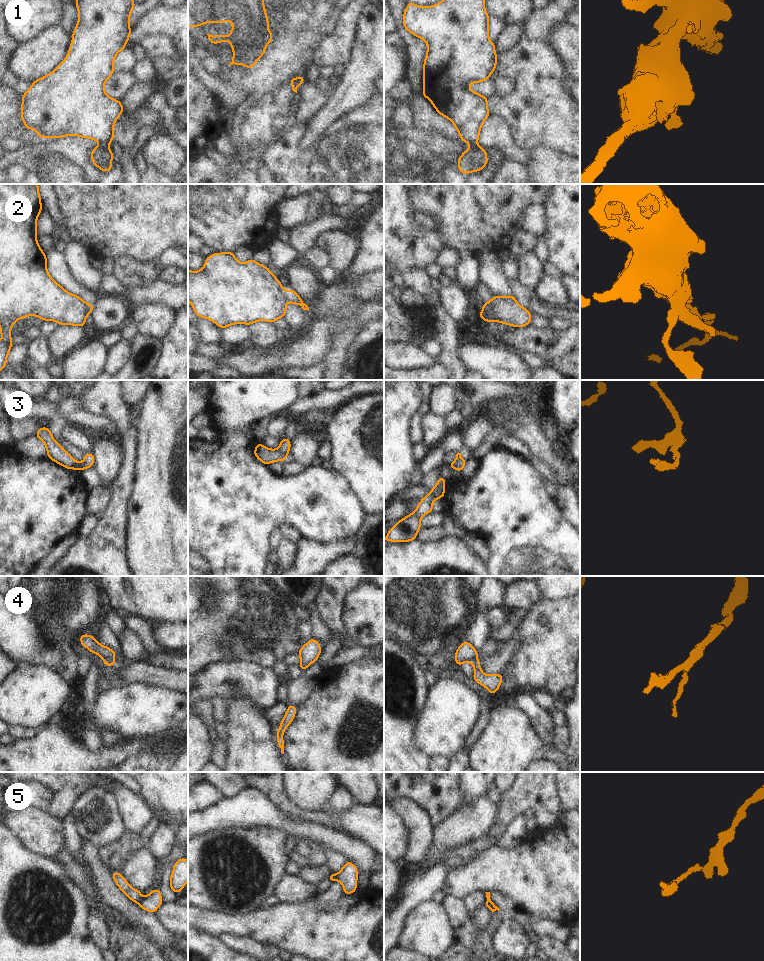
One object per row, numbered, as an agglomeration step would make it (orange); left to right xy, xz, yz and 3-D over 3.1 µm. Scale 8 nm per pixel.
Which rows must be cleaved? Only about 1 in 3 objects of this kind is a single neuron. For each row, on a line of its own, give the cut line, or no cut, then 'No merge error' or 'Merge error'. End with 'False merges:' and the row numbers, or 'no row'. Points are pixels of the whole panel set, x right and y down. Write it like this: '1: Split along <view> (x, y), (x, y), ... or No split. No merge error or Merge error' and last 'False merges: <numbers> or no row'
1: Split along yz (476, 144), (471, 146). Merge error
2: Split along xz (281, 285), (281, 291), (287, 300). Merge error
3: Split along yz (460, 457), (453, 468). Merge error
4: Split along xy (103, 659), (114, 661). Merge error
5: Split along xy (142, 898), (137, 902). Merge error
False merges: 1, 2, 3, 4, 5.

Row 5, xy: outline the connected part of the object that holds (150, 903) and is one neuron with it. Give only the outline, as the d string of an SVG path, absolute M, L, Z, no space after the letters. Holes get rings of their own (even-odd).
M159 888L152 890L146 897L142 898L138 905L145 911L156 913L157 909L162 905L162 895Z

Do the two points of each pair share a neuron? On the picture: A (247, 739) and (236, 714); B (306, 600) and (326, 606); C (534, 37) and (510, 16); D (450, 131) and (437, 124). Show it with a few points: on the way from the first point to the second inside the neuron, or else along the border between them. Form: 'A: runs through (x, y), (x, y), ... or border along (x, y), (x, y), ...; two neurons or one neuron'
A: runs through (247, 733), (247, 728), (242, 720); one neuron
B: border along (322, 586), (312, 604); two neurons
C: border along (534, 10), (526, 20); two neurons
D: runs through (447, 128), (440, 124); one neuron

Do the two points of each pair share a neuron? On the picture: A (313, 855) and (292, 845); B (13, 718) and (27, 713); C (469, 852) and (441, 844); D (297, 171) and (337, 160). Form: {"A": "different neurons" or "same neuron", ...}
{"A": "same neuron", "B": "same neuron", "C": "different neurons", "D": "same neuron"}

